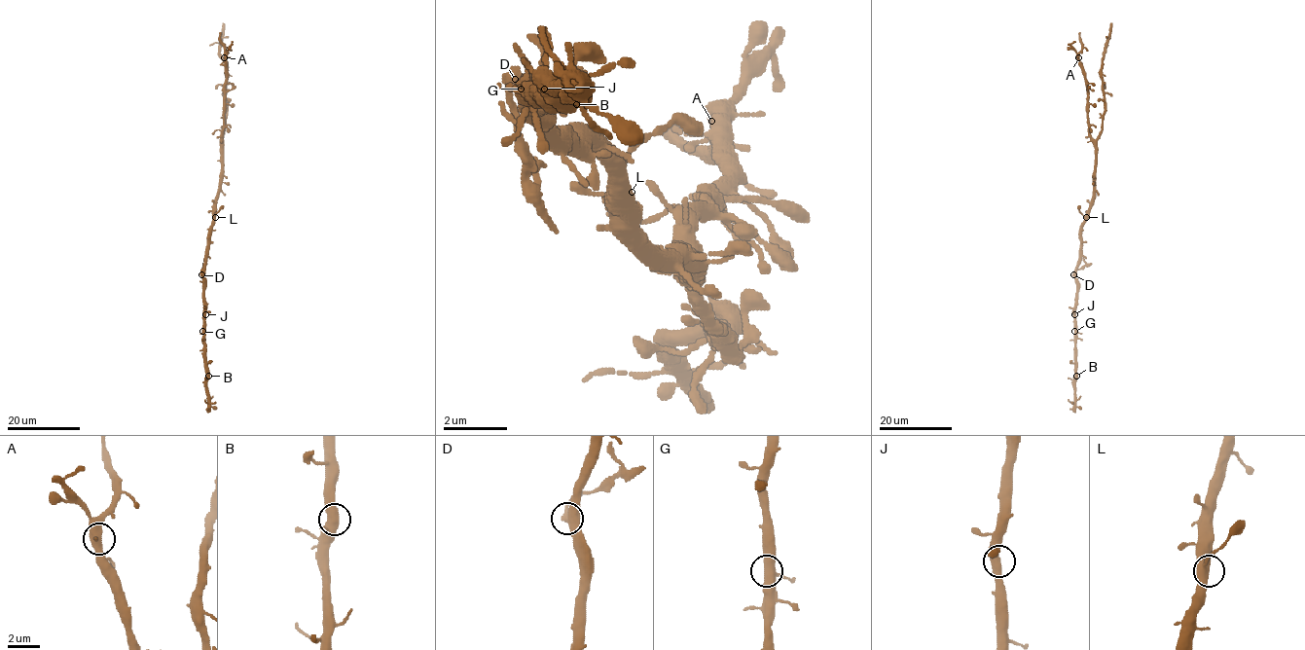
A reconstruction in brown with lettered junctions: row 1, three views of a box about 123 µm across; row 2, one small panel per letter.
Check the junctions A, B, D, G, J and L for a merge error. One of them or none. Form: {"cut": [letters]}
{"cut": ["D"]}

